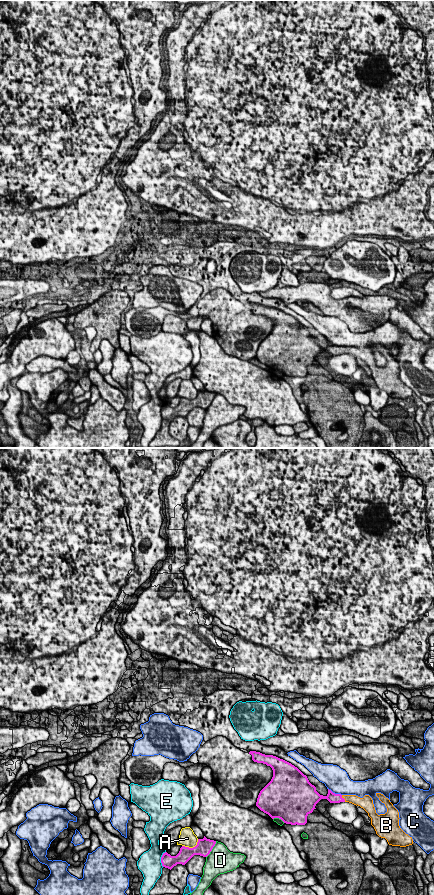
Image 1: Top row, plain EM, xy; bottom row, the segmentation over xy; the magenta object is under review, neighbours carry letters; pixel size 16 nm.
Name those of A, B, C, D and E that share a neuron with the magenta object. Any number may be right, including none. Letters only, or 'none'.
B

